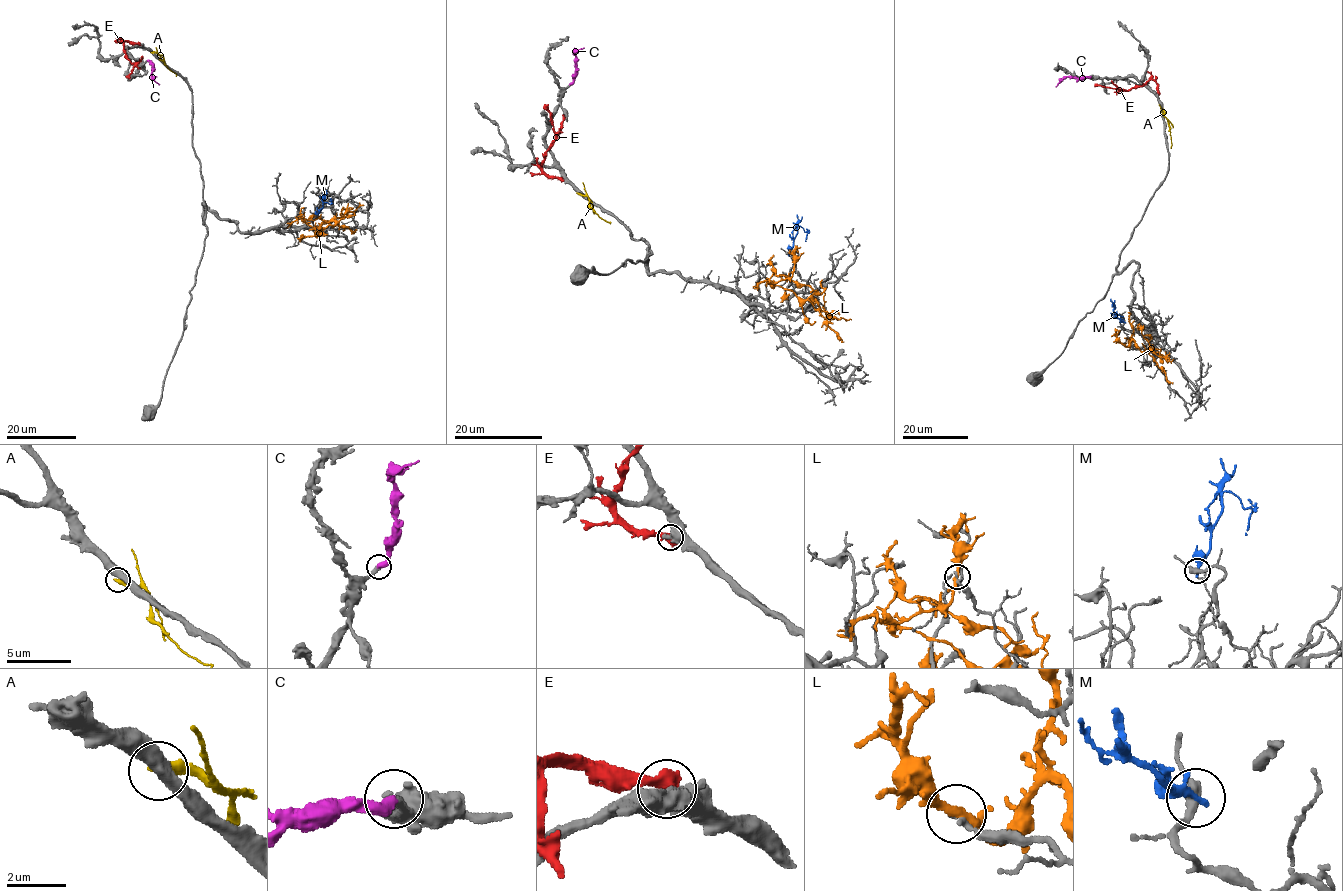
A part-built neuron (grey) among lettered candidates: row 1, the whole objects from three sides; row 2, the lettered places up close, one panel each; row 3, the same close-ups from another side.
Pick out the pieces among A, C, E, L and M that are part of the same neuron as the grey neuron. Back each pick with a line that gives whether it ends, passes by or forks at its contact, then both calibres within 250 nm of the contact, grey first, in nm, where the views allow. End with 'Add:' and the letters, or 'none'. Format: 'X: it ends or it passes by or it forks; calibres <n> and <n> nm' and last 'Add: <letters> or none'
C: it ends; calibres 240 and 440 nm
Add: C

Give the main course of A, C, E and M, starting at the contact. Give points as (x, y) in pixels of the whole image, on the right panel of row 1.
A: (1163, 110), (1171, 148)
C: (1091, 76), (1065, 76), (1056, 86)
E: (1158, 93), (1153, 80), (1127, 90), (1094, 86)
M: (1124, 322), (1113, 310), (1116, 315), (1123, 317)

